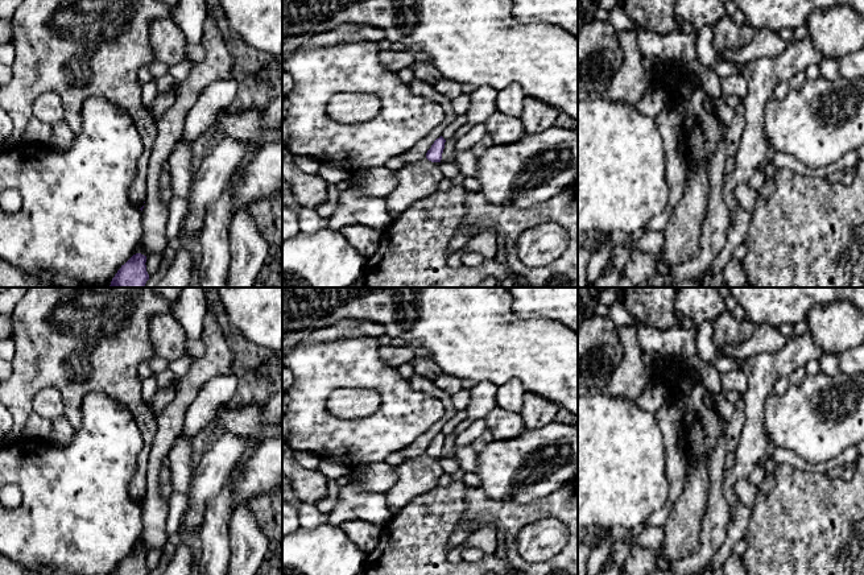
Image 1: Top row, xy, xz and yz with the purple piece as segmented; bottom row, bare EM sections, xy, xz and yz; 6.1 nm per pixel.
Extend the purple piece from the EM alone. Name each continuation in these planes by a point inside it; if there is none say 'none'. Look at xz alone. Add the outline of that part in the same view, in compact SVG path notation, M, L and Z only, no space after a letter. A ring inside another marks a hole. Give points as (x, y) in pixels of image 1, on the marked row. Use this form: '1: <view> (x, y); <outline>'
none

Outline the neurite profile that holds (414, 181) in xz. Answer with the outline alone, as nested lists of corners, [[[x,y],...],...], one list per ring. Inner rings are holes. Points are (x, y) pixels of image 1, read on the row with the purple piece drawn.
[[[427,158],[406,164],[396,175],[397,186],[386,197],[388,215],[393,218],[398,218],[414,200],[438,191],[445,177],[441,162],[431,162]]]

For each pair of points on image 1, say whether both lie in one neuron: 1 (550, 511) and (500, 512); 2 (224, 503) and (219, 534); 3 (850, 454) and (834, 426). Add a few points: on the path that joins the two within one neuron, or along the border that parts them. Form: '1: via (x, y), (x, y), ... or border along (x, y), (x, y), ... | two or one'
1: via (538, 511), (512, 512) | one
2: via (219, 511), (219, 526) | one
3: border along (850, 446), (819, 462) | two

